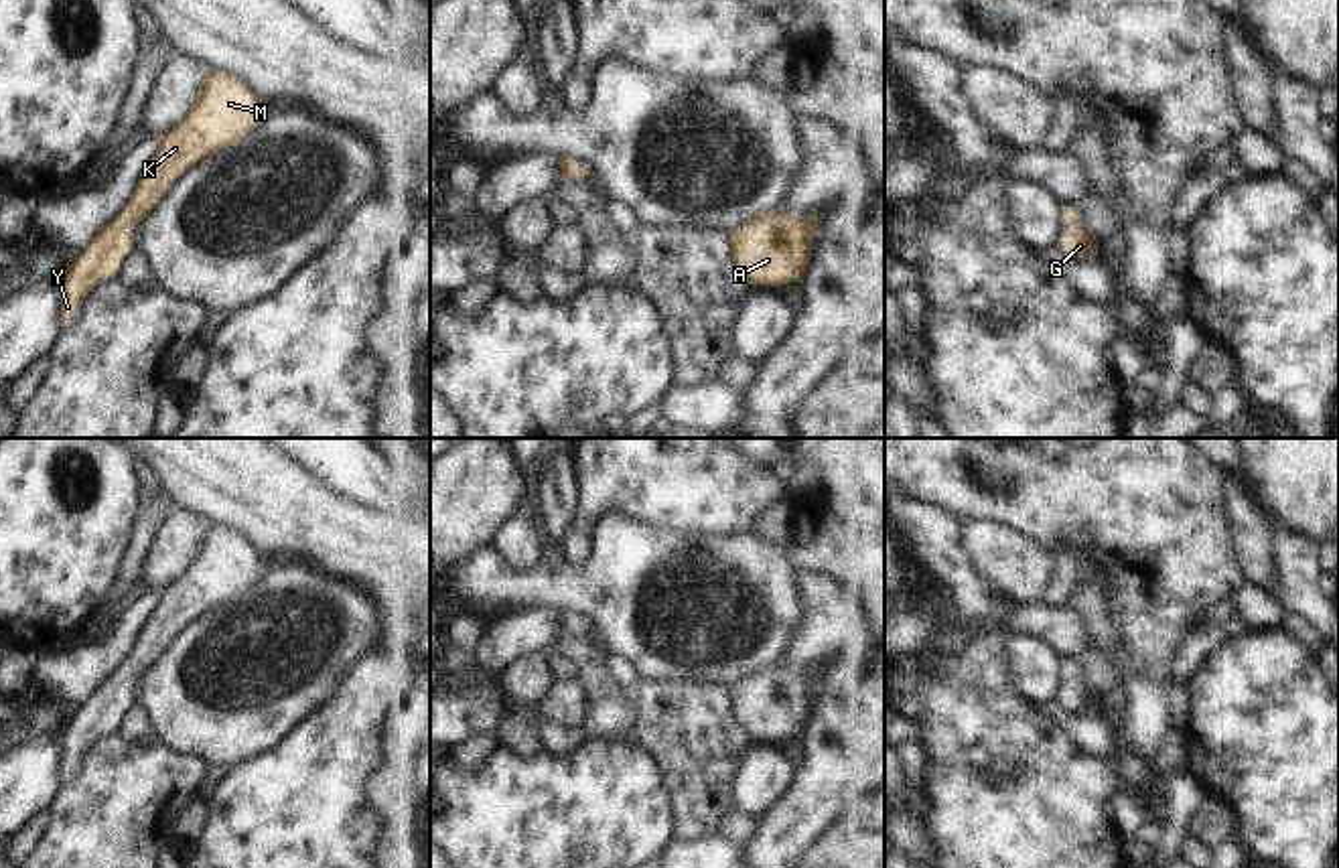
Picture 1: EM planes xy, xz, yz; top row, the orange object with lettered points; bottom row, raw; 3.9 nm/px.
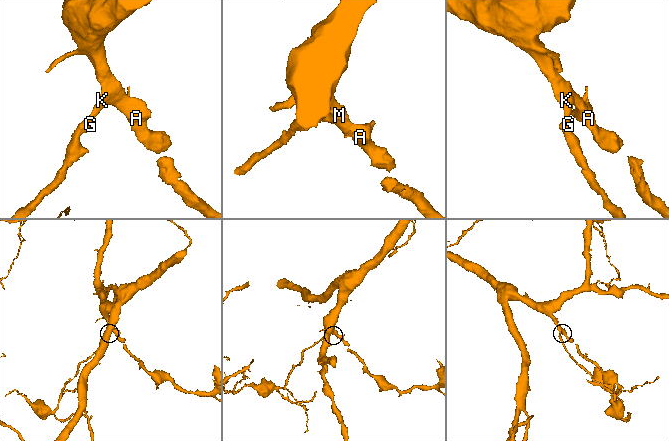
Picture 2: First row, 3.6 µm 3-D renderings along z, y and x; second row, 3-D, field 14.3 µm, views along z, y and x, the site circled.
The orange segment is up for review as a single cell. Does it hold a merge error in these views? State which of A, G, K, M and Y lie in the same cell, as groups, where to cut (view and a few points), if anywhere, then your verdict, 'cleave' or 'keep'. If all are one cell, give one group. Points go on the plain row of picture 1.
groups A G K M Y; cut none; keep

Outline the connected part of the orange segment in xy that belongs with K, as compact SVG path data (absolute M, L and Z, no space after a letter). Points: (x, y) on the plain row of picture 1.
M209 525L185 572L158 592L158 602L118 675L108 675L63 724L61 775L77 769L83 748L114 732L134 706L132 681L166 649L170 639L207 608L239 598L266 570L268 558L227 525Z

